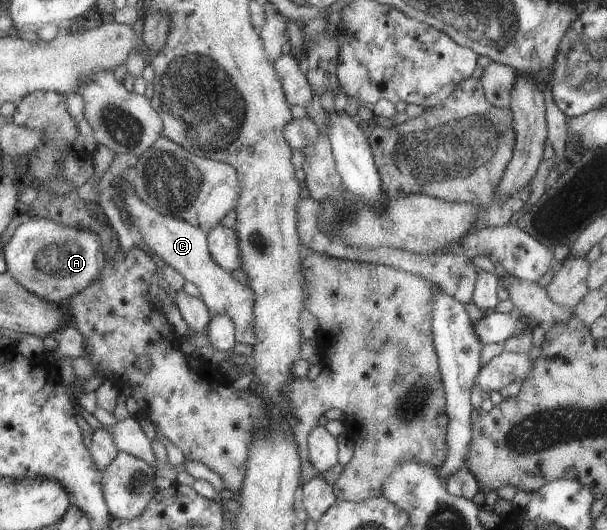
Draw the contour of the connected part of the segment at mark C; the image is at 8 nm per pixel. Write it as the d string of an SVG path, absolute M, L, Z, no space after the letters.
M125 171L122 177L113 181L113 185L119 188L120 198L124 201L124 206L130 215L129 221L135 226L143 241L155 257L168 263L185 278L185 281L191 281L198 287L201 293L200 299L208 306L210 313L227 313L232 318L235 325L236 342L254 346L257 342L256 329L253 324L256 293L250 286L236 281L232 276L232 271L225 270L212 257L204 229L192 225L189 221L178 218L176 215L171 215L171 213L160 213L136 195L134 185L132 185L131 171Z

